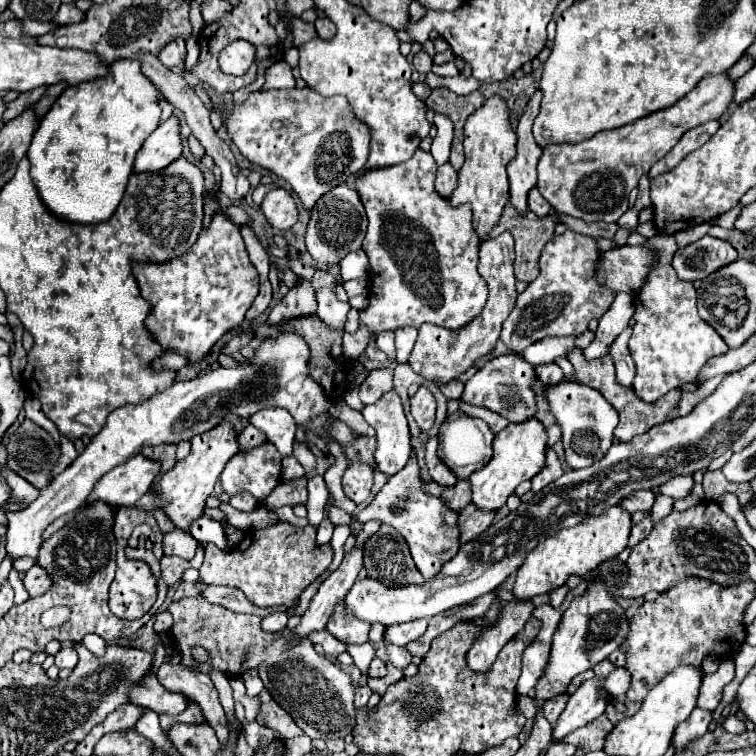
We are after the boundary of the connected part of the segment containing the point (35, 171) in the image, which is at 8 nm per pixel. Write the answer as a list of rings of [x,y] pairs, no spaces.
[[[120,60],[120,64],[110,66],[110,76],[88,84],[68,86],[60,94],[60,98],[52,104],[48,114],[40,120],[40,126],[34,132],[32,144],[26,154],[30,160],[30,178],[50,214],[54,214],[60,220],[68,220],[72,224],[106,222],[116,212],[124,196],[128,178],[132,174],[132,166],[134,172],[158,172],[180,158],[182,142],[178,120],[170,118],[158,126],[160,122],[158,98],[160,92],[156,92],[156,88],[152,88],[152,84],[148,84],[148,80],[140,76],[140,64],[136,64],[136,60]]]

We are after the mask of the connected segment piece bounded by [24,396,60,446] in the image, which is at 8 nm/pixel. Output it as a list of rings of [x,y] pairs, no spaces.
[[[28,396],[26,404],[24,404],[24,412],[26,412],[26,418],[28,418],[28,420],[32,420],[36,426],[44,428],[44,430],[54,438],[54,442],[60,446],[60,432],[58,432],[58,428],[44,416],[44,412],[42,412],[42,408],[40,408],[40,402],[38,402],[36,398]]]

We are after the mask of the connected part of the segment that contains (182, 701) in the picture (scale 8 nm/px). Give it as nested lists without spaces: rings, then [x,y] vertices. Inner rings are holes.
[[[160,642],[156,652],[154,652],[154,660],[156,666],[152,666],[152,680],[148,684],[138,684],[130,691],[129,697],[132,704],[148,707],[158,715],[160,714],[180,714],[184,712],[184,708],[188,706],[188,698],[184,694],[176,694],[176,692],[168,692],[156,680],[156,668],[160,666],[160,660],[164,660],[166,656],[166,648]]]

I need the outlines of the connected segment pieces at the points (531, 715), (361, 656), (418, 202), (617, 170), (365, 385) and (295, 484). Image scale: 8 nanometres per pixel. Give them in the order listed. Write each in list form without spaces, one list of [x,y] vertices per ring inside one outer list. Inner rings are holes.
[[[528,696],[518,698],[518,700],[516,700],[516,708],[518,708],[518,712],[524,714],[528,720],[534,720],[534,718],[536,718],[536,704],[534,704],[532,698],[528,698]]]
[[[368,642],[360,644],[360,646],[348,646],[348,654],[354,658],[356,668],[360,668],[362,674],[368,674],[368,666],[374,658],[374,648]]]
[[[418,148],[406,164],[364,172],[364,176],[358,176],[354,182],[368,216],[368,232],[362,248],[370,258],[374,276],[370,276],[370,304],[360,312],[358,330],[354,334],[344,334],[342,348],[348,360],[356,360],[368,348],[372,334],[398,330],[404,326],[420,328],[426,322],[448,330],[458,330],[468,324],[468,320],[472,320],[480,308],[484,308],[488,292],[476,270],[480,240],[476,240],[476,232],[472,232],[472,212],[468,212],[468,206],[454,208],[446,198],[436,194],[436,168],[438,166],[432,154]]]
[[[724,72],[720,76],[704,78],[672,108],[644,116],[624,128],[598,132],[578,144],[550,144],[544,148],[538,162],[536,188],[560,214],[568,214],[584,222],[616,222],[628,210],[628,194],[638,186],[640,176],[668,154],[688,130],[708,120],[718,120],[732,102],[732,92],[734,82],[728,80]],[[608,172],[612,176],[608,176]]]
[[[394,360],[382,368],[382,370],[372,370],[360,384],[360,400],[368,406],[374,404],[376,400],[380,400],[388,390],[392,390],[392,372],[398,364]]]
[[[296,478],[296,480],[282,480],[274,492],[270,492],[266,506],[268,508],[280,508],[280,506],[298,506],[308,502],[308,492],[306,492],[306,480]]]

